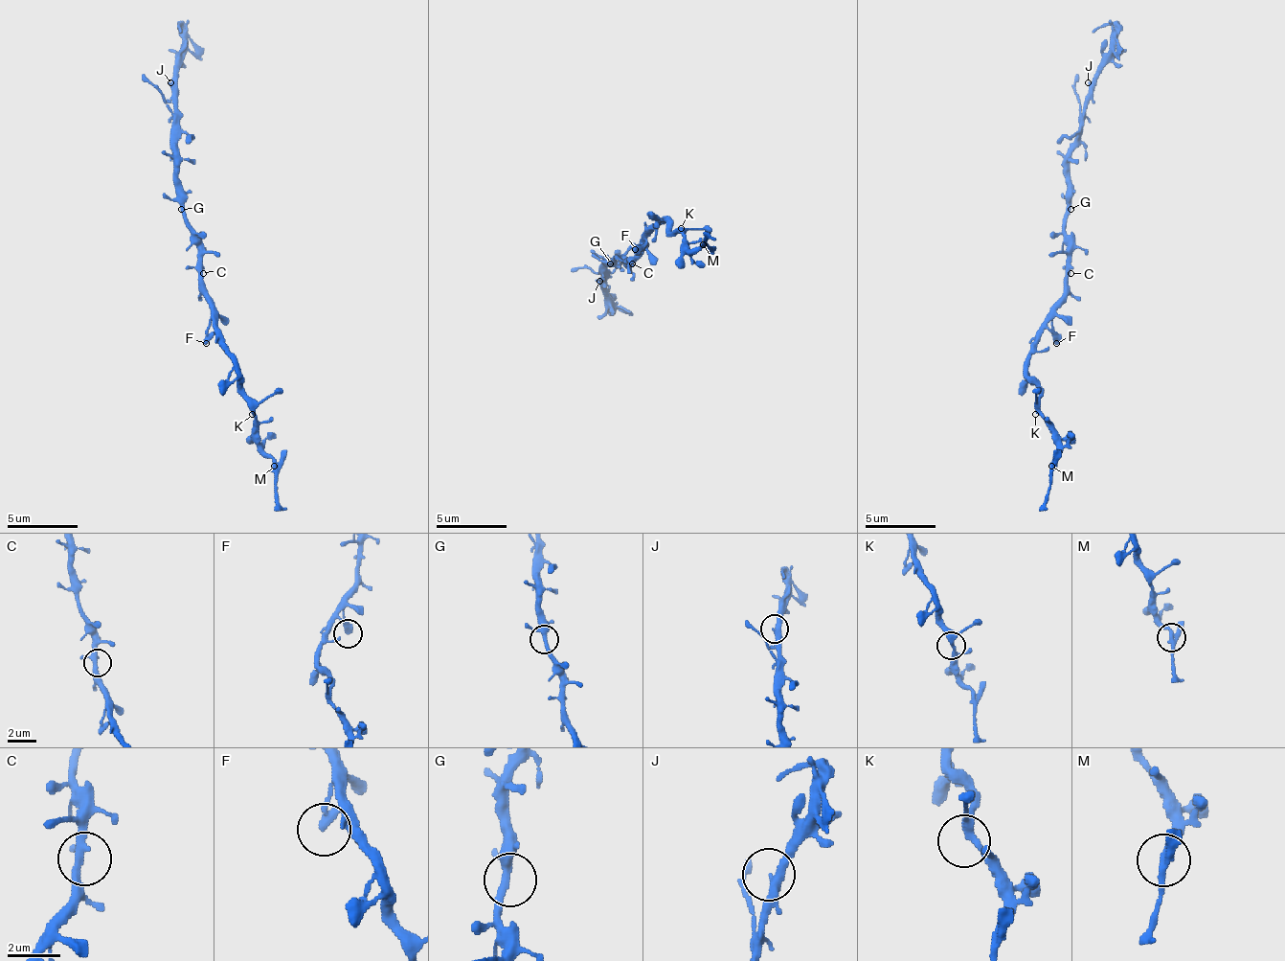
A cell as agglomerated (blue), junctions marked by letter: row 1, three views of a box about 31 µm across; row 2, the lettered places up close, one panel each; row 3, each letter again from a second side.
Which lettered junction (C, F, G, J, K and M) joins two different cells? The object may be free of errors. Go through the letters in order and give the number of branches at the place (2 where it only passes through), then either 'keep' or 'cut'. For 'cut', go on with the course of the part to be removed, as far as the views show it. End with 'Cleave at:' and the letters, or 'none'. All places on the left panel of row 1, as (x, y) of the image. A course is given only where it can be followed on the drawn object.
C: 3 | keep
F: 2 | keep
G: 3 | keep
J: 2 | keep
K: 3 | keep
M: 3 | keep
Cleave at: none

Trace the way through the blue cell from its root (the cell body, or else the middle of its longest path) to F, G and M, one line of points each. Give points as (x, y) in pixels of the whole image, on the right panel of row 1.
F: (1067, 273), (1067, 290), (1052, 311), (1052, 340), (1056, 343)
G: (1067, 273), (1067, 213), (1070, 209)
M: (1067, 273), (1067, 290), (1027, 361), (1031, 382), (1039, 389), (1039, 407), (1056, 446), (1052, 467)

